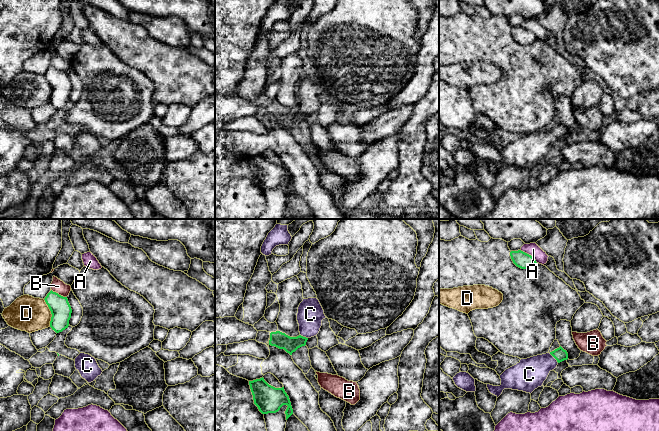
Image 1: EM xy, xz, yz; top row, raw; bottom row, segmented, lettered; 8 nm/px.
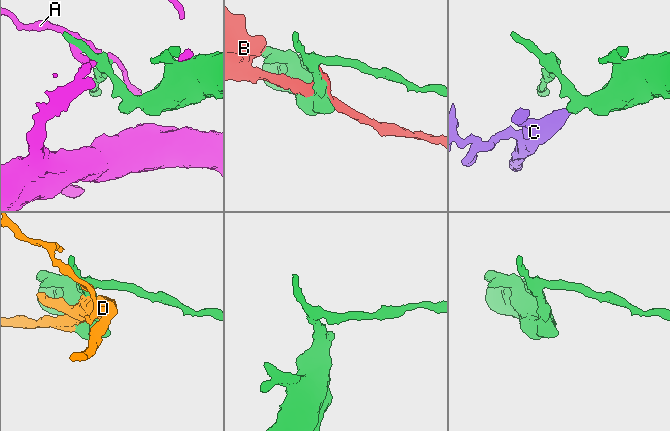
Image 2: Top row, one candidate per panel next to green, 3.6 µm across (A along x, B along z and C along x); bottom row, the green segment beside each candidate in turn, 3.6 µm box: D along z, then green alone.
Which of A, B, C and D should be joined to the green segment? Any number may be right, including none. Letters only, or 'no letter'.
C

